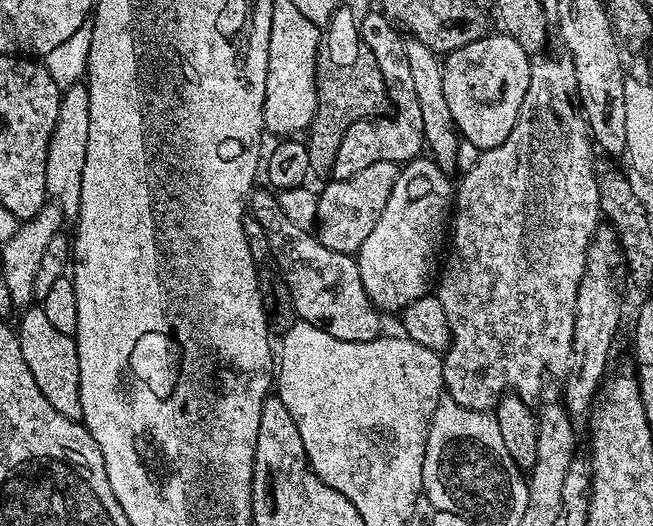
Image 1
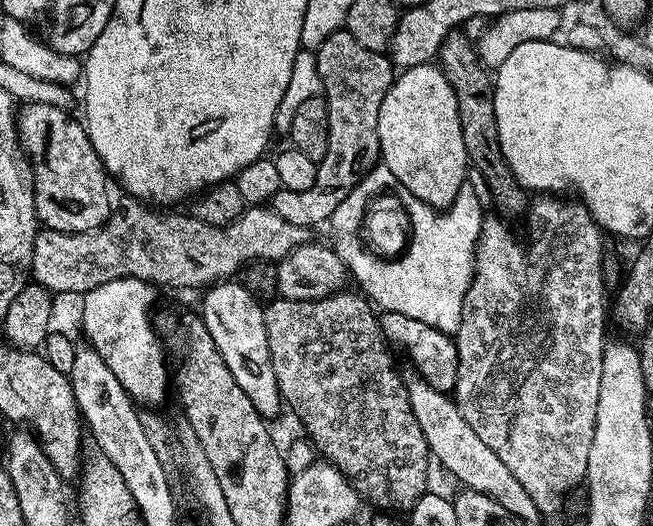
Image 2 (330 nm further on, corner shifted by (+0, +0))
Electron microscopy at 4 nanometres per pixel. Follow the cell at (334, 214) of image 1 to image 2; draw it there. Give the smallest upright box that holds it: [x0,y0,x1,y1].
[30,194,306,294]

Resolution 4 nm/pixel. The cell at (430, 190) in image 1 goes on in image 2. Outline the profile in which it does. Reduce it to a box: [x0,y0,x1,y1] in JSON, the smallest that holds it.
[378,63,470,210]

